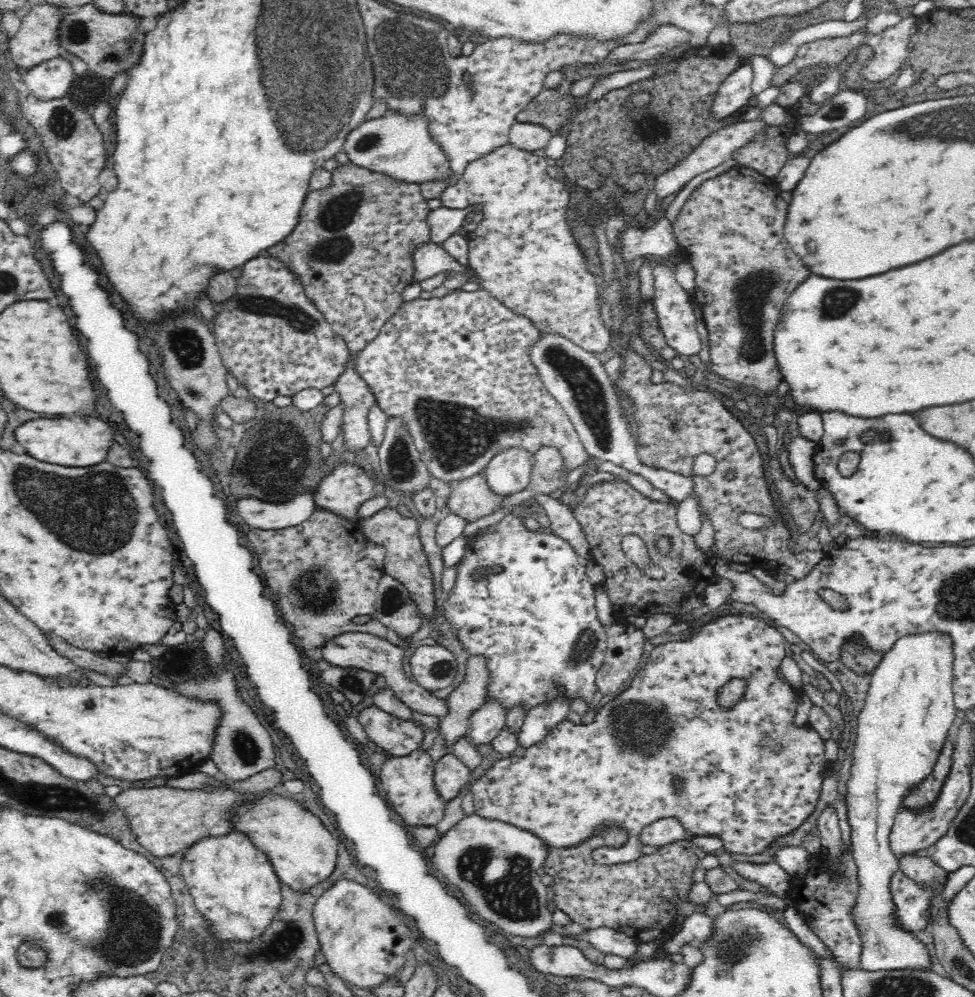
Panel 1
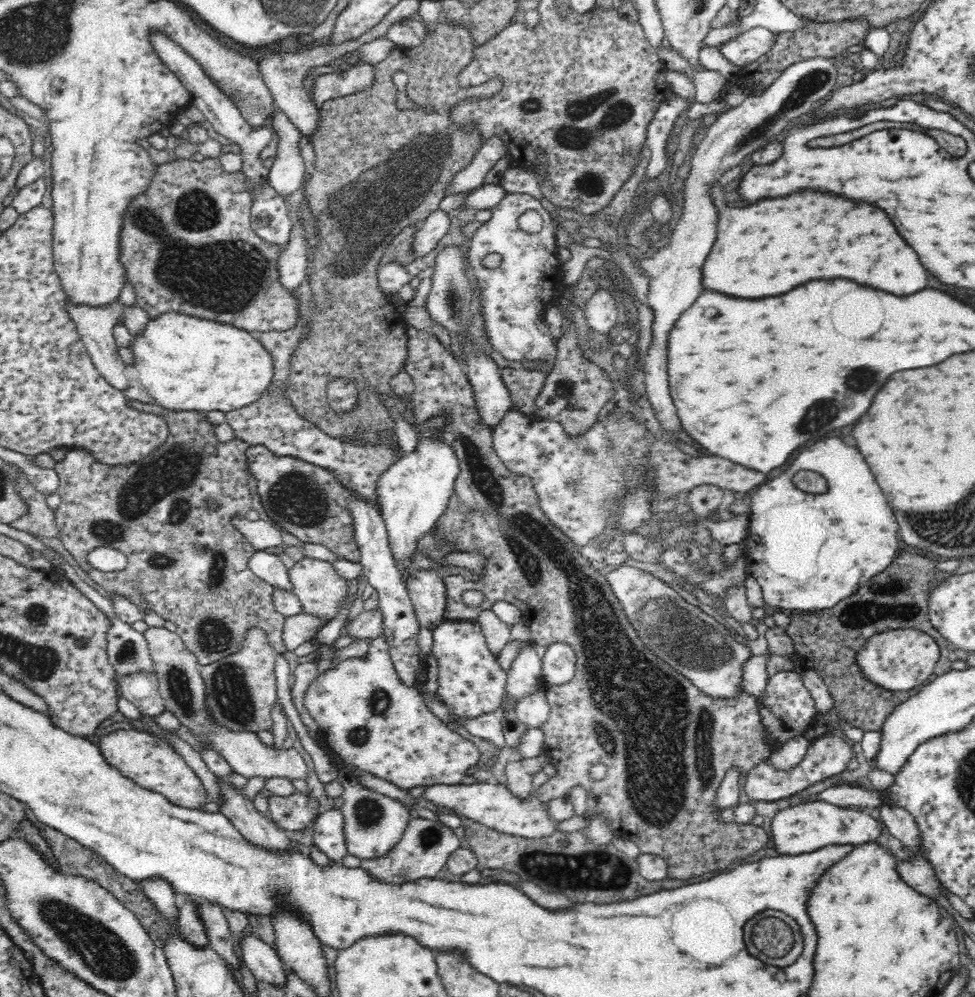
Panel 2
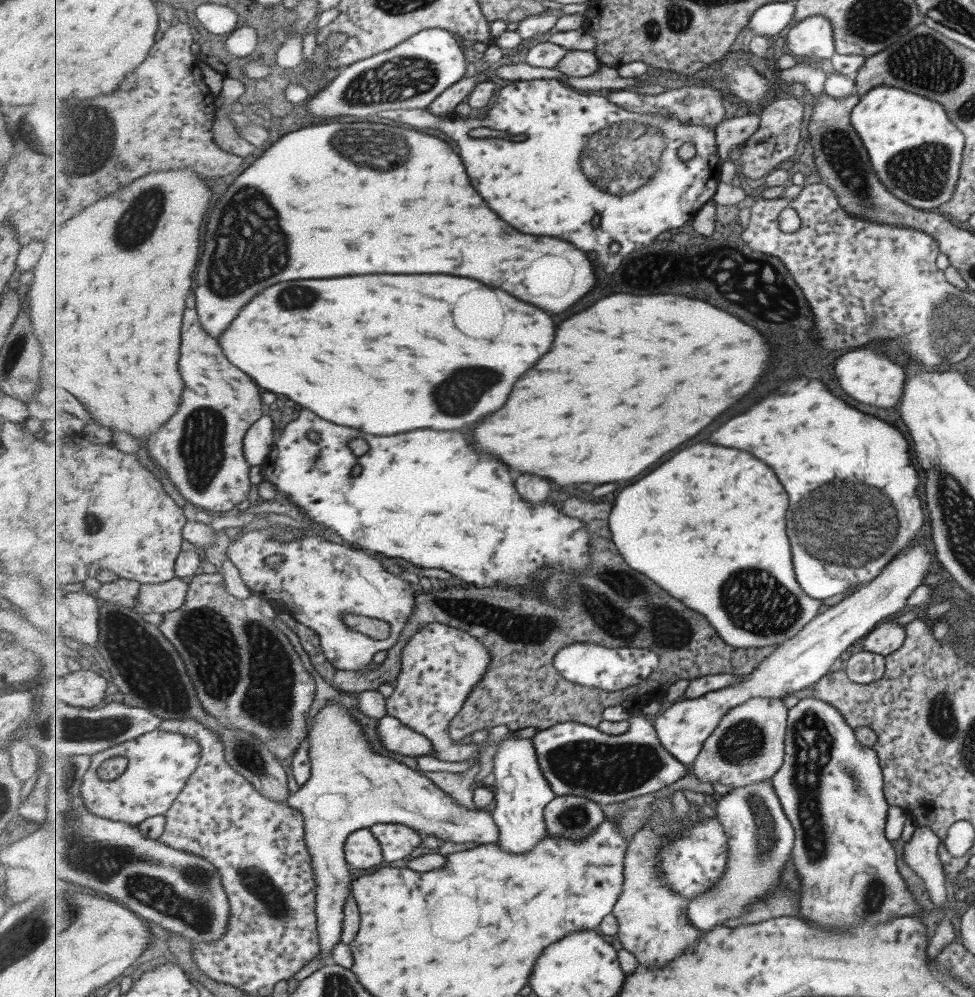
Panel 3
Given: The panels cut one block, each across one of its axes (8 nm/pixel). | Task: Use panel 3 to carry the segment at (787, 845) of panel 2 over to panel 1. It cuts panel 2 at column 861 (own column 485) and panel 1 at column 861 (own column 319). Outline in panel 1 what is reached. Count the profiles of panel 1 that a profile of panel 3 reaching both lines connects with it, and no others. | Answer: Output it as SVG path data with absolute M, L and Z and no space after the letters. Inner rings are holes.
M927 629L926 632L914 632L908 636L900 636L891 645L890 650L883 654L882 660L879 661L878 666L874 668L871 674L871 682L868 692L865 697L865 705L862 712L858 716L858 732L856 744L853 750L854 758L851 761L851 776L847 782L847 793L845 794L845 802L847 807L848 824L850 827L850 840L852 850L852 858L856 859L858 869L858 892L856 895L856 906L852 908L858 932L860 932L860 940L862 940L861 961L858 968L863 971L889 971L894 969L904 968L928 968L932 964L931 954L926 944L924 944L915 934L908 932L906 928L902 930L896 922L896 906L890 903L890 891L887 890L887 885L890 884L890 876L899 870L899 861L894 855L892 845L889 841L889 836L895 821L896 813L902 806L902 798L906 796L908 790L914 790L914 786L918 785L920 781L924 781L931 773L930 770L934 766L934 762L939 758L943 745L948 738L951 730L955 728L957 708L953 701L953 640L948 632L941 632L934 629Z

